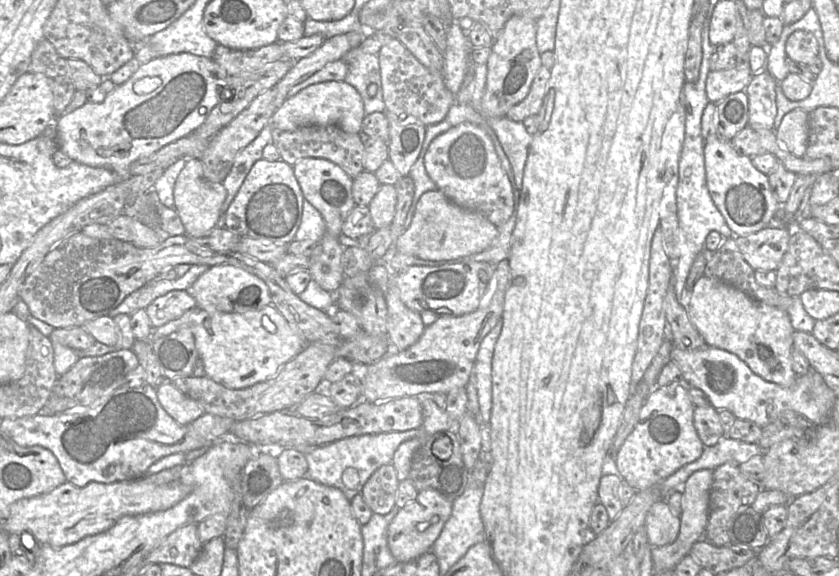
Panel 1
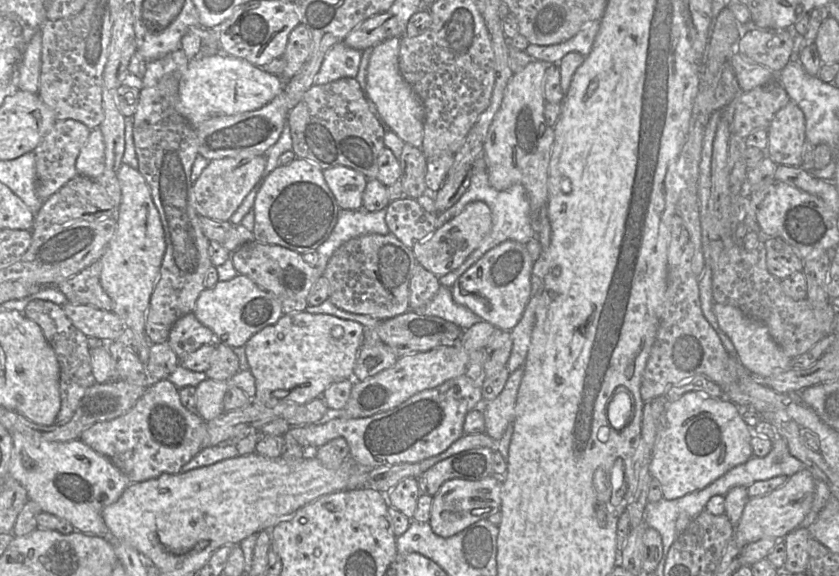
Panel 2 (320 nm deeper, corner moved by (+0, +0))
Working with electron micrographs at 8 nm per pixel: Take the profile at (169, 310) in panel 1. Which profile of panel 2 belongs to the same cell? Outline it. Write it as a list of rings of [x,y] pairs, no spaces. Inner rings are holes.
[[[194,313],[181,317],[171,328],[168,344],[179,359],[212,342],[215,334],[195,317]]]

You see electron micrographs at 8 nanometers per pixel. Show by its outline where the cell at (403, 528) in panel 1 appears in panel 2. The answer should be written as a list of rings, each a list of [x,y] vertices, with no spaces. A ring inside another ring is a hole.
[[[489,476],[479,481],[451,479],[444,482],[433,496],[429,525],[432,531],[442,537],[449,538],[479,520],[487,519],[501,510],[502,479]]]

